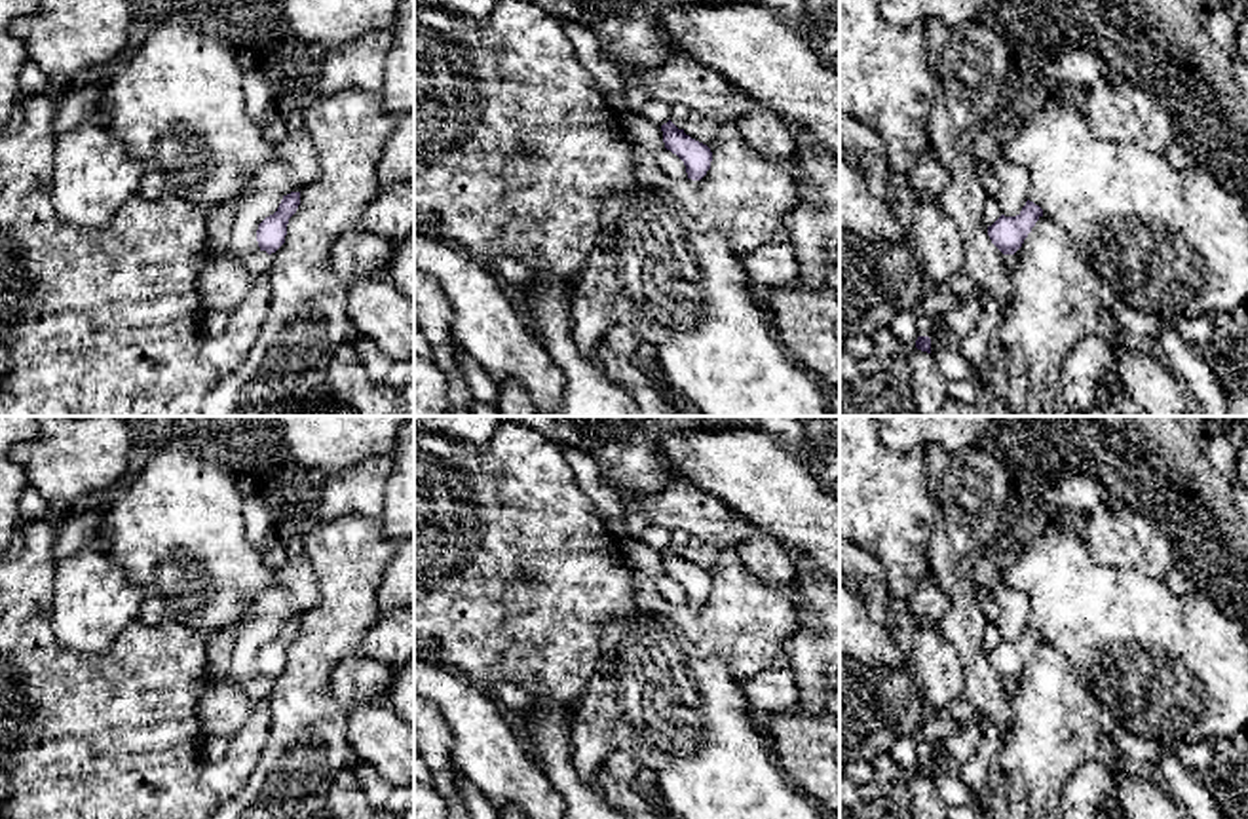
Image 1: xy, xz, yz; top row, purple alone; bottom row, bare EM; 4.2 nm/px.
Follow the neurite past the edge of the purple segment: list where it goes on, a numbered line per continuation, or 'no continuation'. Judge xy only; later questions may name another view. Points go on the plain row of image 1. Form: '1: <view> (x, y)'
no continuation

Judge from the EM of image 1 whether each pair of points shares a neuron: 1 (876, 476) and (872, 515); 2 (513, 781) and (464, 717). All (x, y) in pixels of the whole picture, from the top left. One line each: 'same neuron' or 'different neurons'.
1: same neuron
2: same neuron

